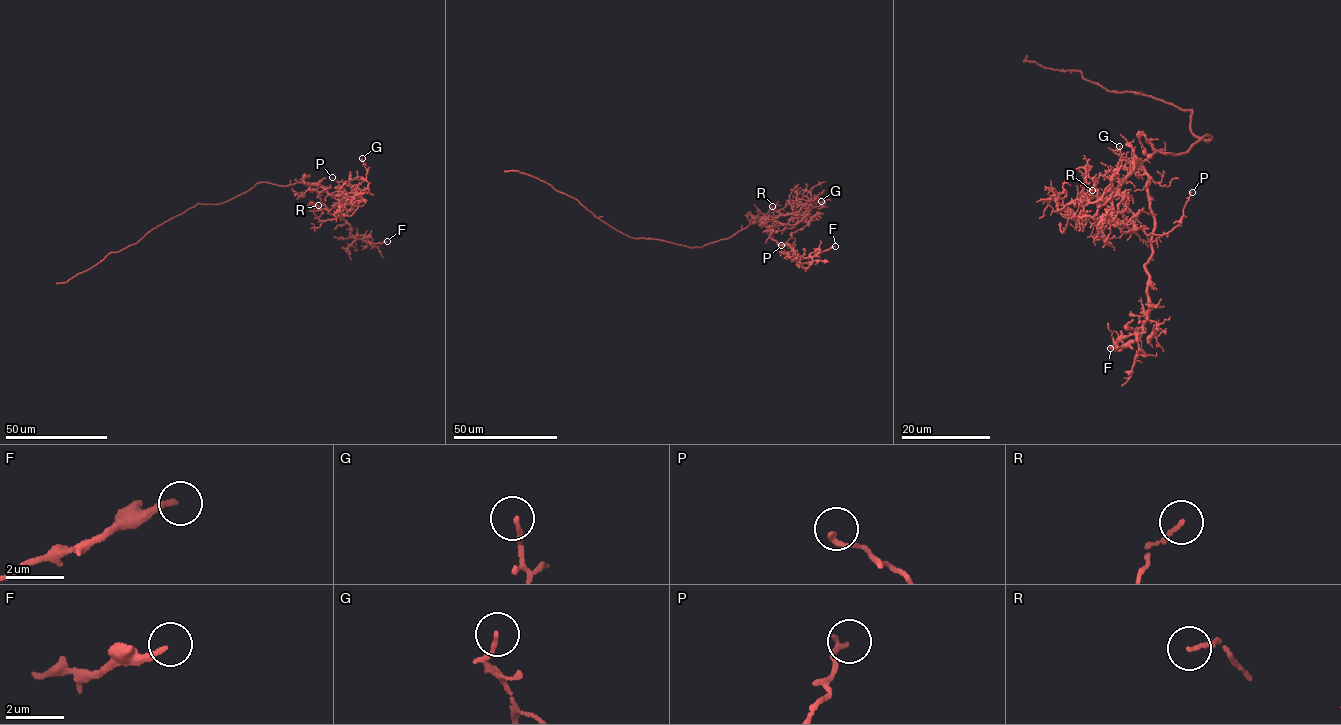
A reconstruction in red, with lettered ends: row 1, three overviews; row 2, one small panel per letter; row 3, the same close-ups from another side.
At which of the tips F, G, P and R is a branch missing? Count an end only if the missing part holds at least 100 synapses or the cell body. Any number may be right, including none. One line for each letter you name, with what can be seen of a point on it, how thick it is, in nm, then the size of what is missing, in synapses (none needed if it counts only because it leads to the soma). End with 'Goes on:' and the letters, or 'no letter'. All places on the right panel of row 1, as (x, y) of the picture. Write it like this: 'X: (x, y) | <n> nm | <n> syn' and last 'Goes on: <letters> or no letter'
Goes on: no letter

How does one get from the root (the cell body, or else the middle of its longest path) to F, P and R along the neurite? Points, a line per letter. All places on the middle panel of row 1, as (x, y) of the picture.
F: (683, 245), (700, 247), (762, 220), (771, 238), (790, 245), (796, 257), (812, 257), (835, 246)
P: (683, 245), (700, 247), (728, 239), (768, 217), (796, 214), (808, 222), (792, 234), (791, 247), (781, 245)
R: (683, 245), (700, 247), (730, 238), (764, 218), (808, 213), (796, 224), (780, 223), (765, 217), (772, 206)

